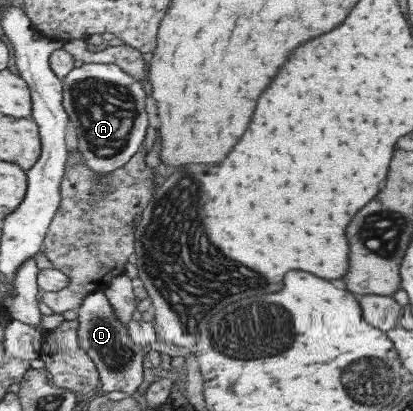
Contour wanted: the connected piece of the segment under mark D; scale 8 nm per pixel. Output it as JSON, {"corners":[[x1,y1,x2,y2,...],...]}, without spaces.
{"corners":[[102,292,92,293,85,298,79,308,78,332,81,348,93,359,100,373,101,389,104,392,125,391,134,395,140,385,144,383,144,354,145,350,134,345,128,326,126,326,114,312,108,297]]}

